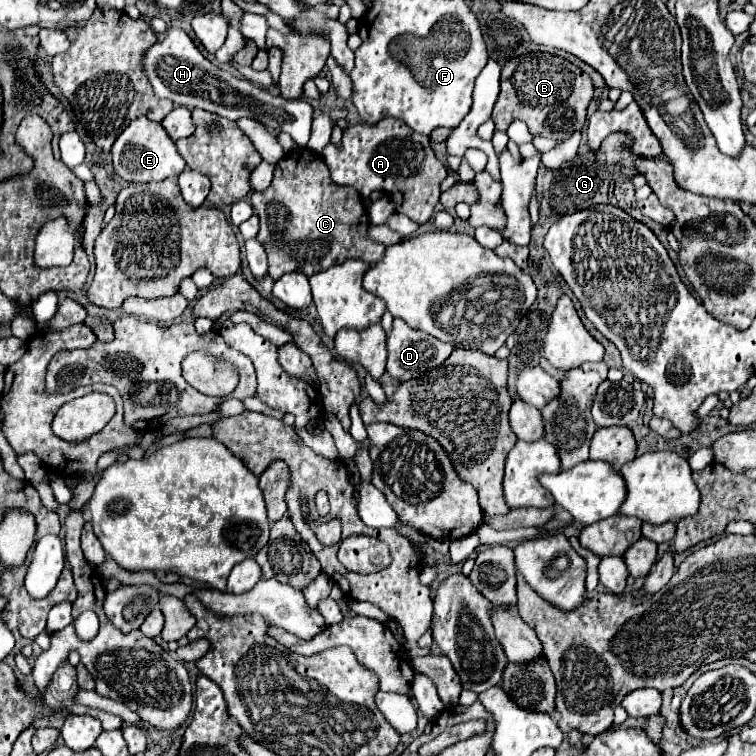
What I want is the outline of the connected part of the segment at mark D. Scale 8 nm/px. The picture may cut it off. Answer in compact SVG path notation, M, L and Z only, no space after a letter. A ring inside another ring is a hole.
M394 318L394 328L386 340L388 344L388 364L386 364L386 372L396 380L396 382L406 382L412 378L420 378L426 372L430 372L432 368L440 366L454 350L452 344L446 344L422 330L414 330L408 324L404 324L404 320ZM404 334L404 336L400 336Z

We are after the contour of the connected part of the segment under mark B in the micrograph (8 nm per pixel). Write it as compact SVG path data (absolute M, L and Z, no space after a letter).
M528 52L512 58L502 68L500 96L492 110L496 130L508 130L514 120L528 124L532 136L566 140L586 124L586 108L592 100L592 82L586 72L568 60L548 52Z

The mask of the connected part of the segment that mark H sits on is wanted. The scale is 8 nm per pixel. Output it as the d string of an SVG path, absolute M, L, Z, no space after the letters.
M170 28L164 34L164 40L158 40L154 46L150 46L144 52L142 72L152 84L154 94L158 98L172 100L174 106L202 108L202 110L226 116L228 120L250 116L262 122L270 132L276 132L276 134L288 132L296 140L298 146L306 146L310 138L310 124L314 118L314 108L306 100L286 102L286 98L272 96L268 90L262 90L260 86L244 78L238 78L232 72L220 70L218 66L214 66L200 54L192 38L180 28Z

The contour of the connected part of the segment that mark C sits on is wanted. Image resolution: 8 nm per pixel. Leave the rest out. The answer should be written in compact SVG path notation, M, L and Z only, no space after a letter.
M296 148L288 152L276 164L270 188L252 192L252 208L260 218L256 240L268 254L268 274L272 280L288 272L312 276L348 258L360 258L370 264L384 258L386 246L366 236L368 212L364 210L362 196L352 186L332 182L326 162L312 150Z

